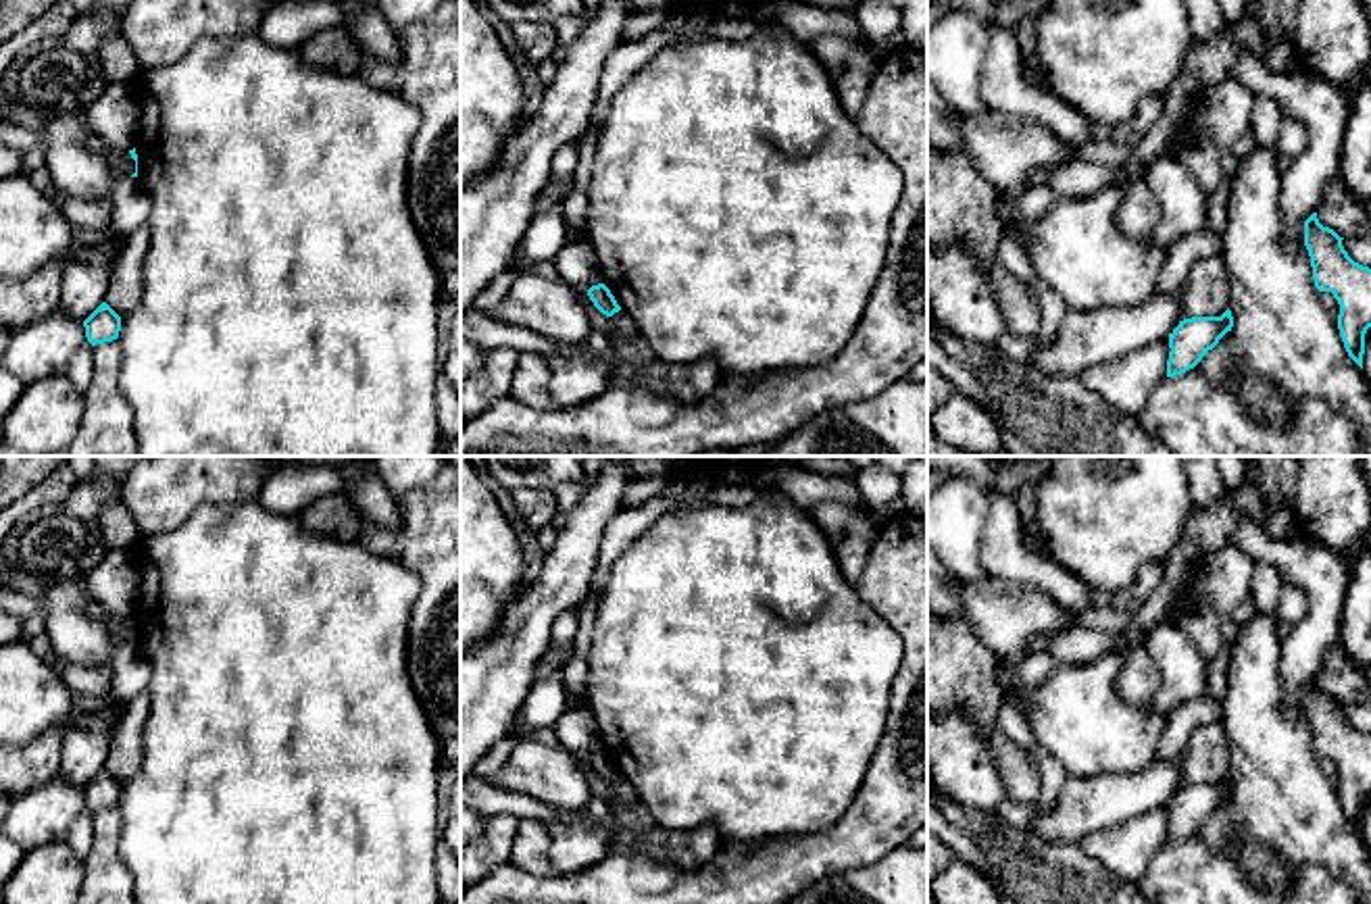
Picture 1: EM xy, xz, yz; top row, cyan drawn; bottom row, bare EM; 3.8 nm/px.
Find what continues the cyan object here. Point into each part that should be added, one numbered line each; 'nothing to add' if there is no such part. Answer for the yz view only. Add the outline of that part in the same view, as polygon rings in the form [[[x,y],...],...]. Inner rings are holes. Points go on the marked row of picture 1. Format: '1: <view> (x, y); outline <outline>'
nothing to add

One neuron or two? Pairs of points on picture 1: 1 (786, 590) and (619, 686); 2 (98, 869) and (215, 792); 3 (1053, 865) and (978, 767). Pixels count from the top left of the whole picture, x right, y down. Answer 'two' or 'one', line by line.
1: one
2: two
3: two

